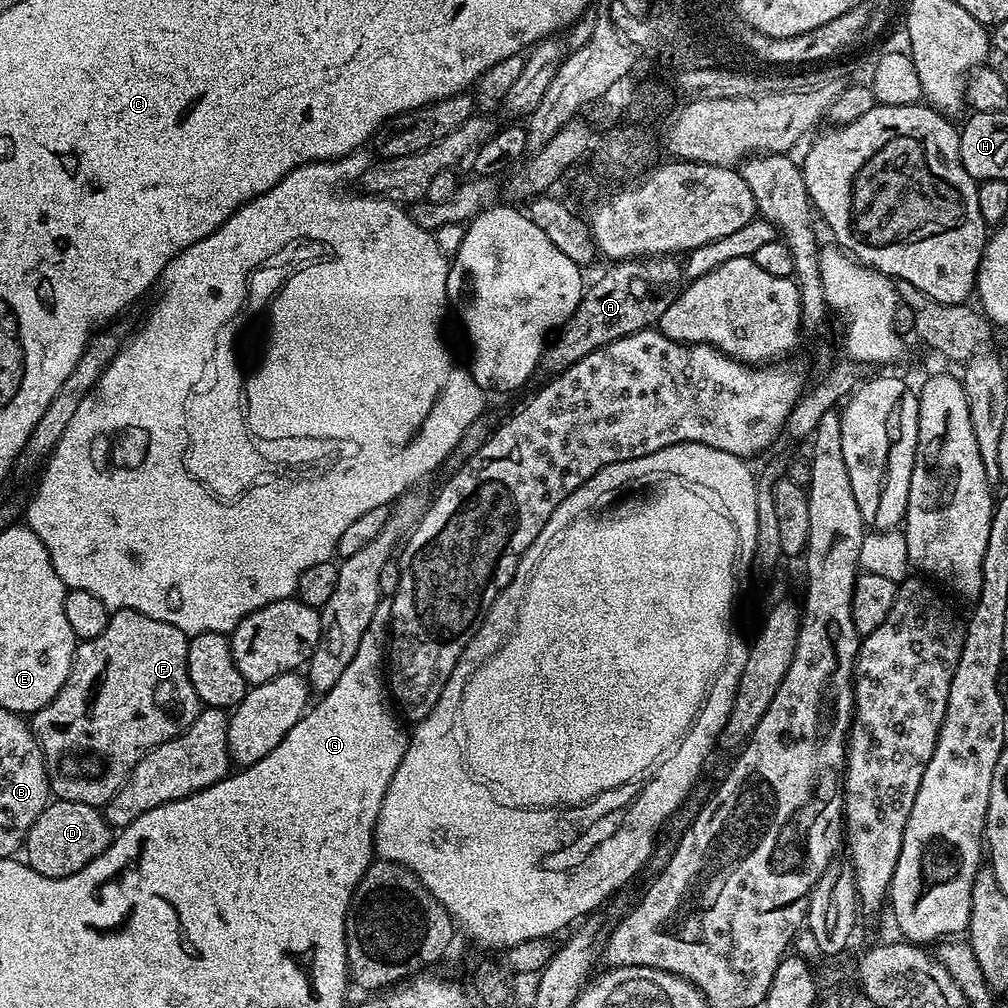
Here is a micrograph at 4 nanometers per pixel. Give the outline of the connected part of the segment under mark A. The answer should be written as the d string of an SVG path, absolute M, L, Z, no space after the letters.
M633 258L630 260L622 260L611 265L612 269L609 270L605 276L600 276L597 278L596 281L591 281L590 287L585 291L583 298L580 300L580 304L574 310L574 314L571 318L568 319L567 322L563 324L563 326L559 329L558 335L555 337L556 344L549 343L547 347L544 349L544 355L541 356L540 362L538 365L539 371L542 373L548 372L547 374L559 374L564 372L568 369L568 367L573 364L574 362L578 362L581 360L586 354L590 354L596 348L601 348L602 346L606 346L610 342L614 342L618 338L626 338L630 334L634 334L635 332L640 332L644 328L653 327L659 320L662 318L662 314L666 314L666 306L670 306L670 302L672 301L673 297L671 295L666 294L665 296L660 296L663 294L664 291L667 290L671 284L681 283L682 280L682 268L679 263L677 264L664 264L668 262L661 262L659 259L656 258Z

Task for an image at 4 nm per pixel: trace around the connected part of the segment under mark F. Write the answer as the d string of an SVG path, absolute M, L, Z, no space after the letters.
M117 608L109 615L106 630L102 630L102 634L98 634L98 638L90 638L77 643L76 657L72 660L70 674L66 678L62 690L58 690L58 694L49 704L42 706L30 716L30 727L36 736L36 741L40 743L40 749L44 752L44 767L48 769L48 787L55 799L97 806L107 804L108 799L128 781L128 774L135 764L151 748L157 748L162 742L174 739L196 721L196 717L202 711L202 705L188 677L189 639L190 637L185 632L178 630L178 626L170 626L170 622L158 622L158 618L150 618L146 614L135 612L133 608Z

